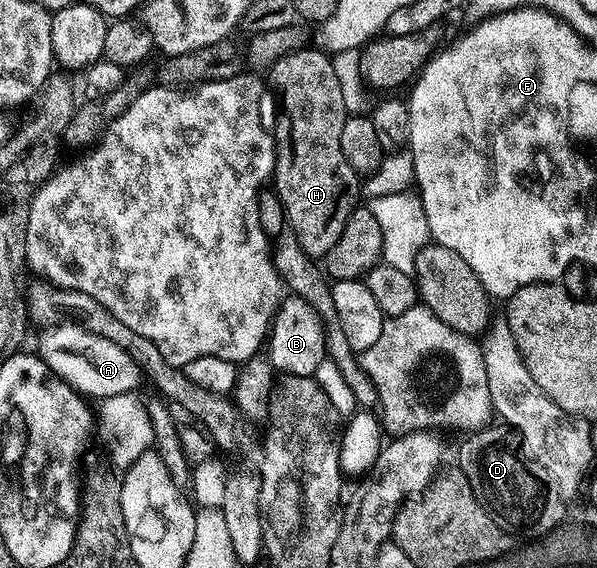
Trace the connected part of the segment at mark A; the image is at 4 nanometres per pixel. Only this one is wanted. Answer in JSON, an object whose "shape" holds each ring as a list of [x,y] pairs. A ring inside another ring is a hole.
{"shape":[[[75,321],[60,323],[44,330],[42,335],[43,340],[37,348],[39,358],[45,361],[58,379],[66,381],[81,395],[96,395],[96,400],[102,401],[114,395],[129,395],[136,390],[135,386],[141,380],[141,370],[127,349],[87,331]]]}

